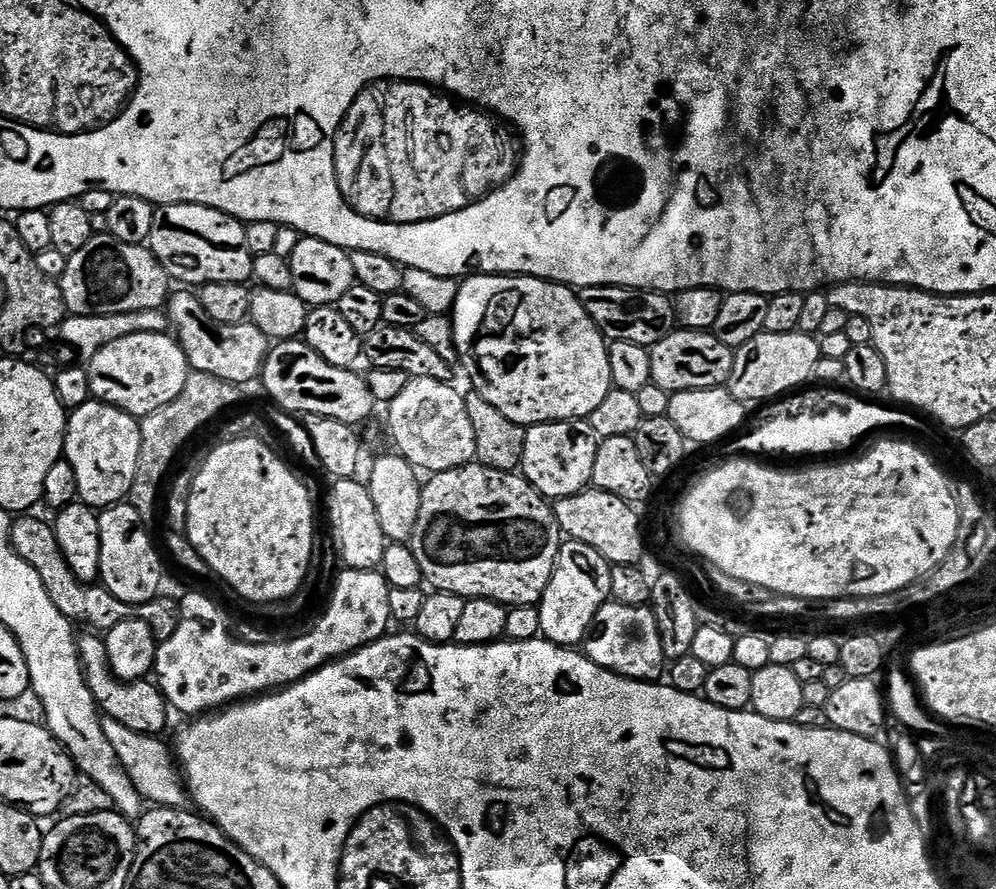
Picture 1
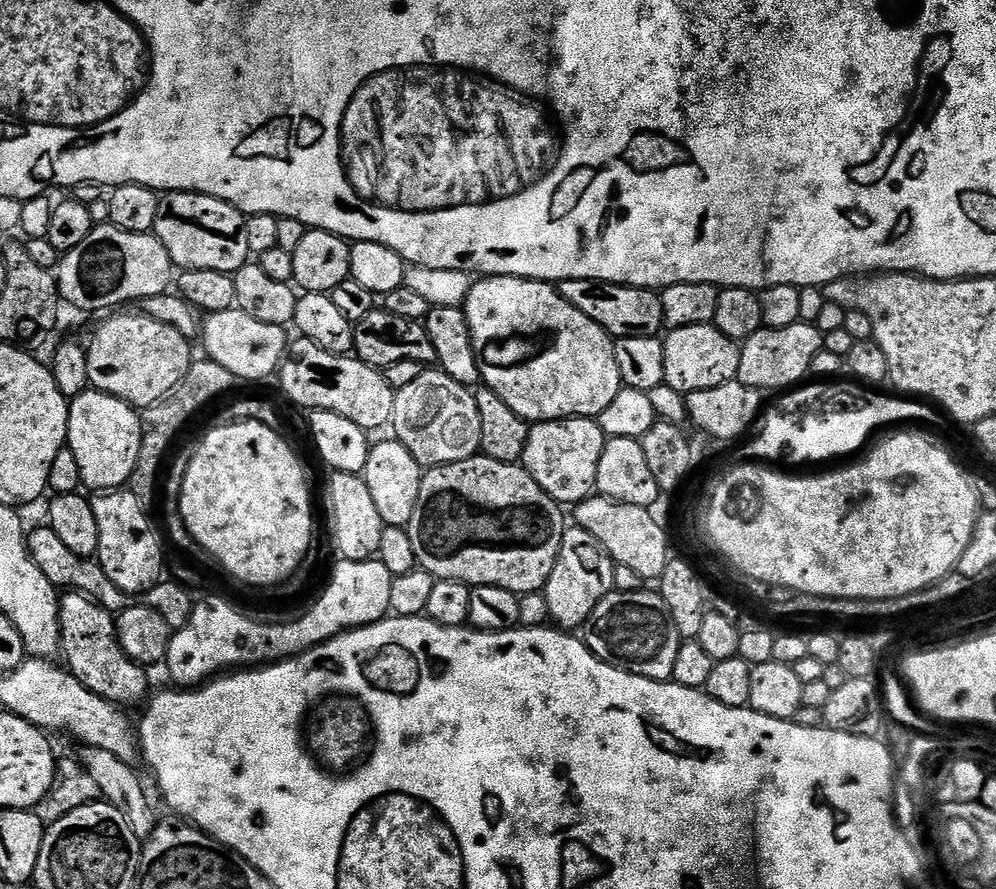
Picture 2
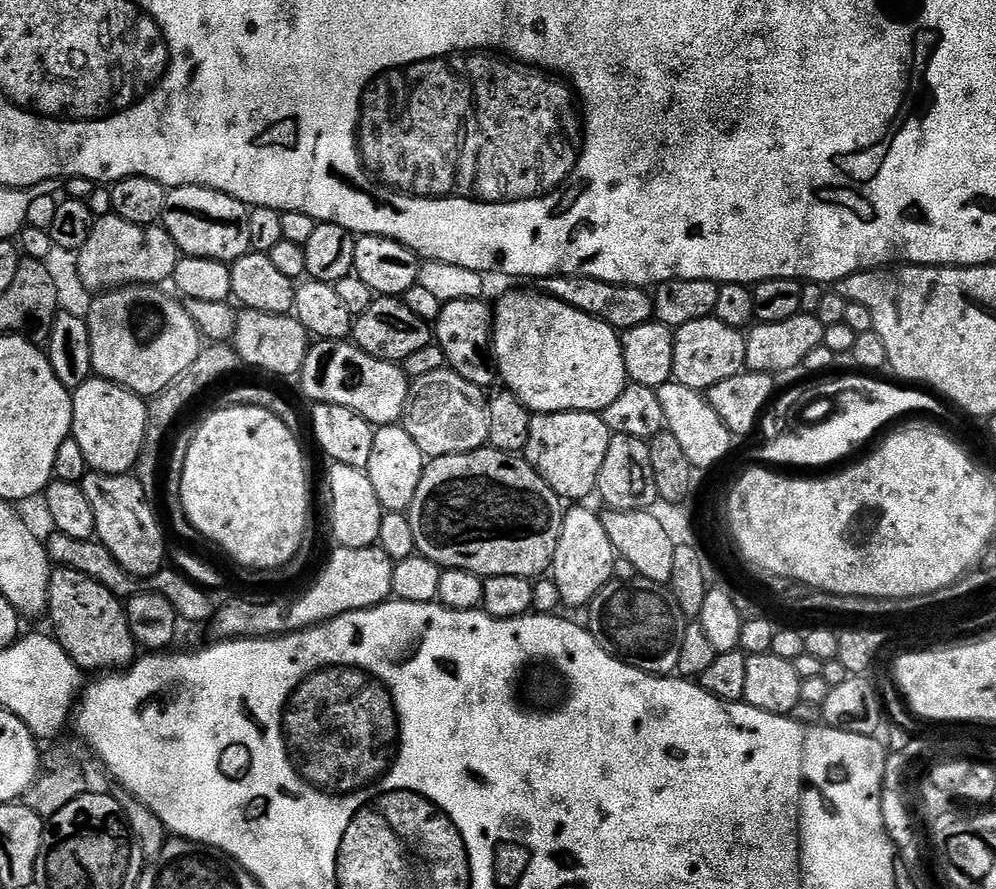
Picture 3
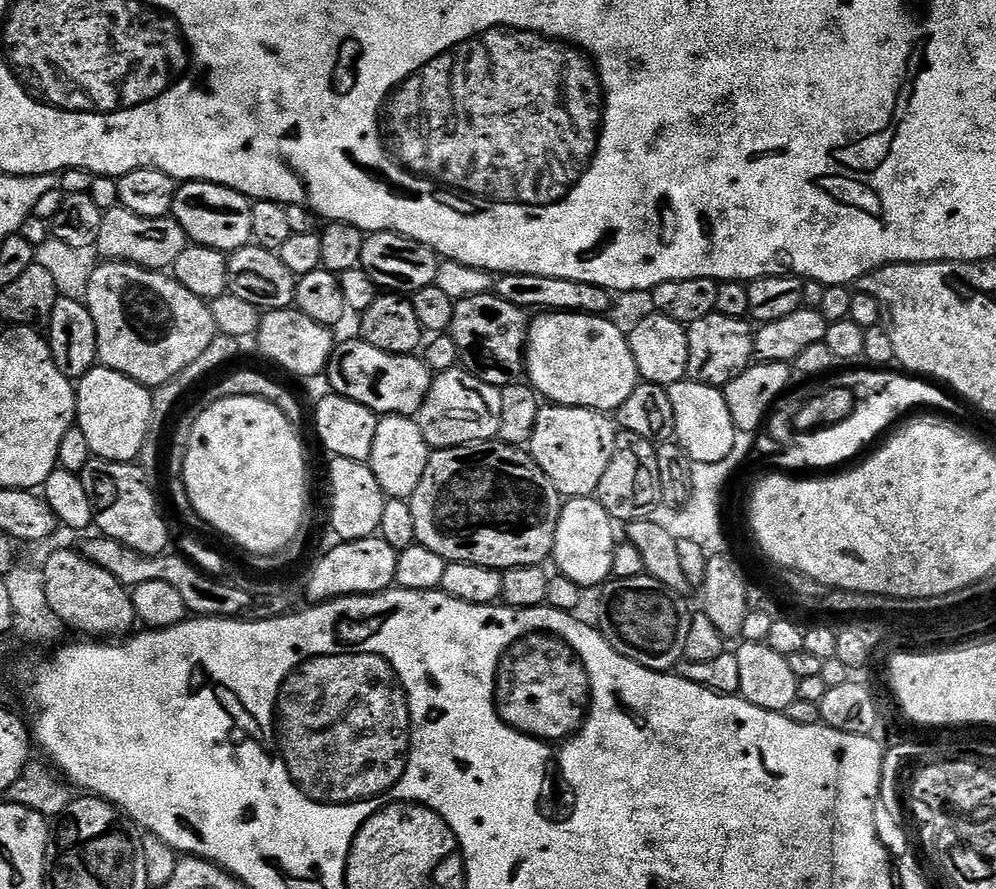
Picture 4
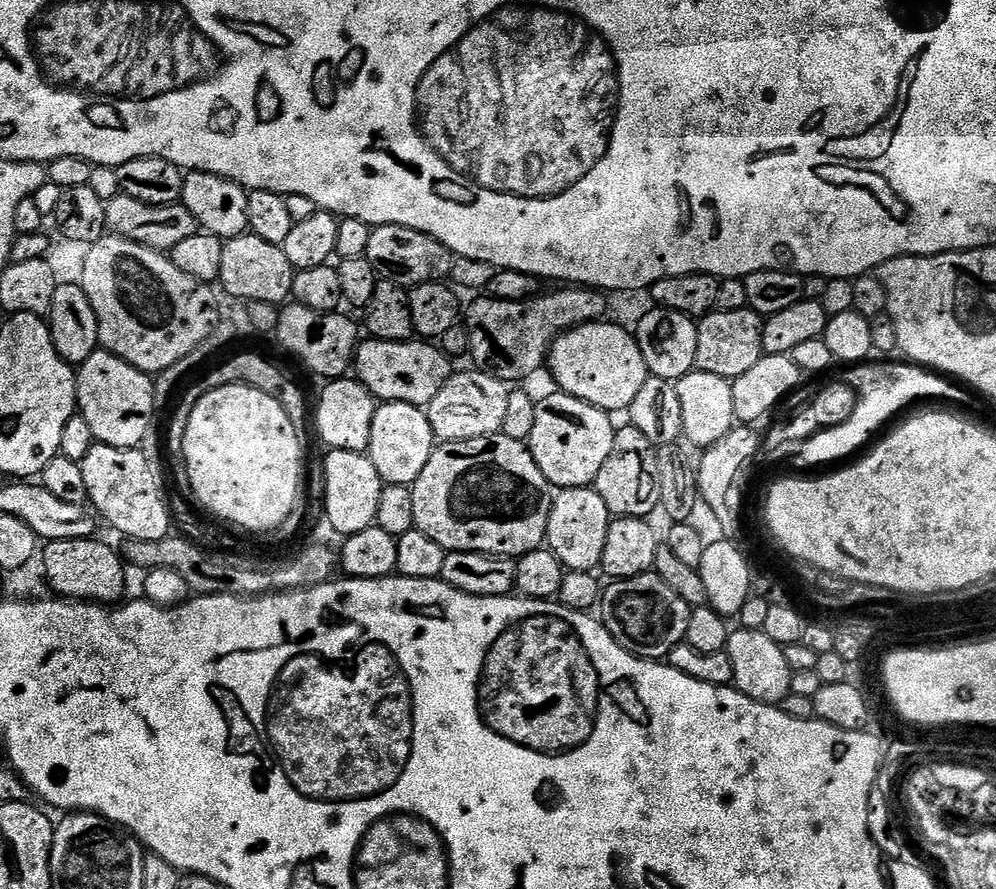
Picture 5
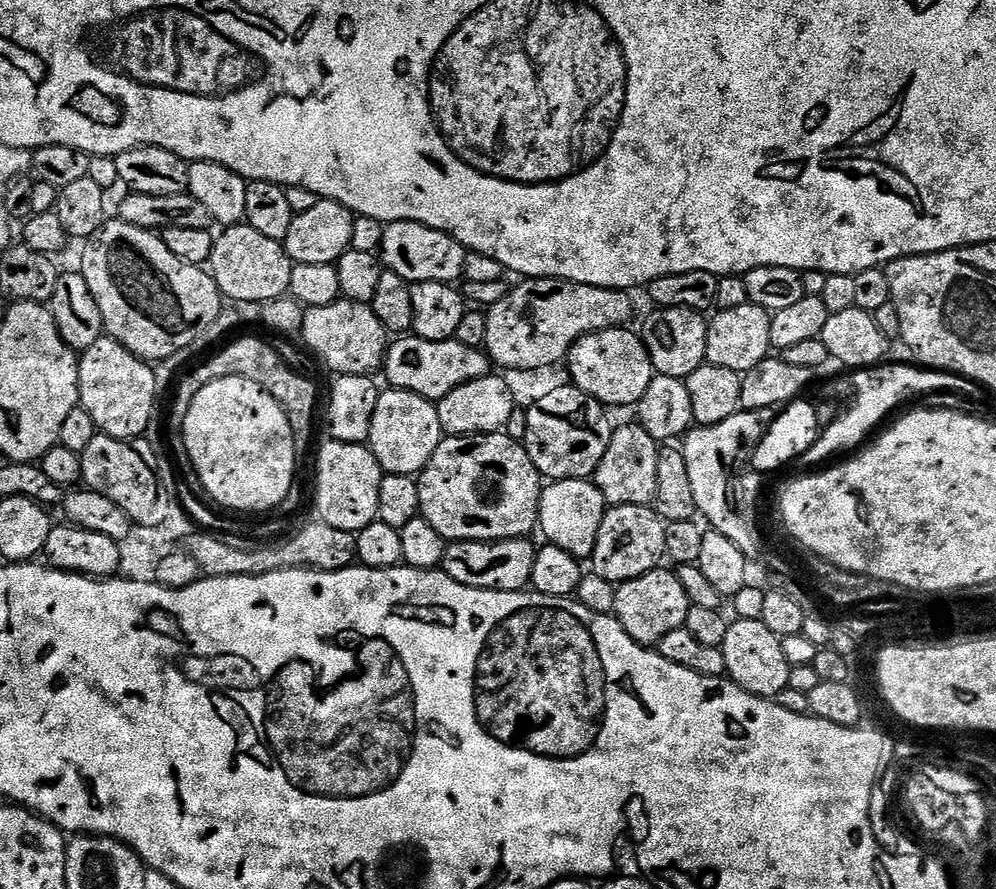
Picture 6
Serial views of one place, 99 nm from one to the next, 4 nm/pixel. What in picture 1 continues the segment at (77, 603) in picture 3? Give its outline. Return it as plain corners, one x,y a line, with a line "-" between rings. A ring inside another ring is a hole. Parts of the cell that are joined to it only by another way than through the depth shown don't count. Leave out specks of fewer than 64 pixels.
84,634
76,641
76,649
80,652
80,665
84,667
84,677
88,683
90,694
94,694
96,707
107,719
122,722
122,726
130,726
130,730
138,730
138,734
160,736
168,724
170,709
168,701
160,693
160,685
151,679
119,680
112,672
106,652
104,636
100,634

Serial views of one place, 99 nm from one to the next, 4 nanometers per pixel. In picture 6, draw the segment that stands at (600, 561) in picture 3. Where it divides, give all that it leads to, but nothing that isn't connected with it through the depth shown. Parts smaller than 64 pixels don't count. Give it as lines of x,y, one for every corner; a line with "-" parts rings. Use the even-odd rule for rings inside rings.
591,479
587,480
553,480
543,485
540,493
539,531
544,531
543,539
554,546
562,546
566,554
574,554
577,560
584,562
598,542
598,526
606,511
602,490

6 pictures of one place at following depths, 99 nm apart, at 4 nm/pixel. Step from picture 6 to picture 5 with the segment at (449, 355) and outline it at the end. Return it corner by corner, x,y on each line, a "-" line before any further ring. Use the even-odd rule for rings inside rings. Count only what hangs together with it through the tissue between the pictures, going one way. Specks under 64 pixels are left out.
420,338
402,342
361,339
356,345
354,376
370,390
377,402
406,402
410,406
427,409
442,386
453,376
453,361
435,343

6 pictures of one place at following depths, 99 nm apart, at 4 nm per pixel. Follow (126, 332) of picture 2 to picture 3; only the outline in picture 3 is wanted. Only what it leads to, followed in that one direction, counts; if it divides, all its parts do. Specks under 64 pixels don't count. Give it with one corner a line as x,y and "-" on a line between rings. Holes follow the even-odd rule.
129,284
127,288
113,288
110,292
99,293
93,299
96,301
86,311
86,319
90,330
92,371
99,379
114,382
135,396
151,398
166,390
174,378
194,366
194,358
198,358
202,347
200,331
194,326
187,307
175,295
167,296
164,290
160,286

